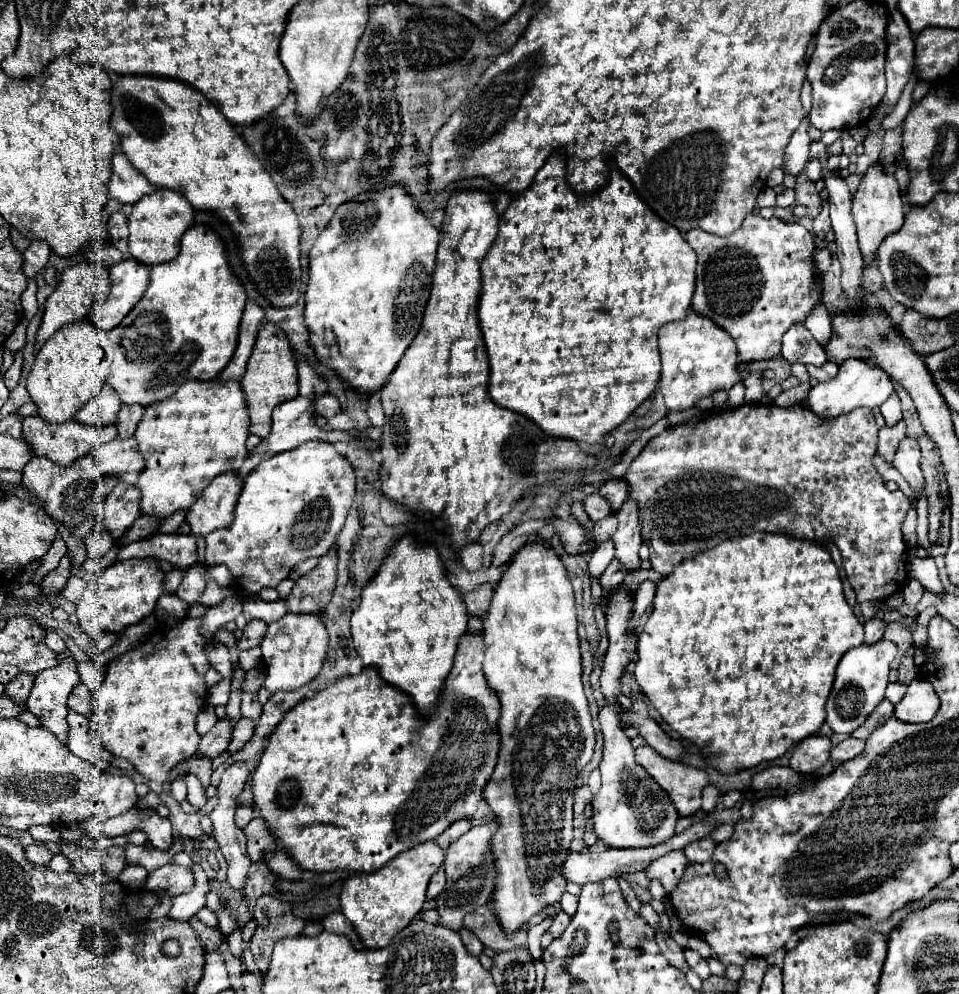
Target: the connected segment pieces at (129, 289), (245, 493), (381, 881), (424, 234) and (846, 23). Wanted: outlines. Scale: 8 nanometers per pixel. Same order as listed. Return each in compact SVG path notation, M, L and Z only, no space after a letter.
M126 259L110 267L110 295L106 303L92 309L90 321L108 333L118 327L120 321L130 313L130 309L140 301L148 287L150 267L138 263L136 259Z
M306 441L286 453L262 461L262 465L244 479L232 525L206 535L206 563L226 565L242 591L256 595L264 587L276 587L300 561L328 553L342 531L354 499L354 487L352 465L326 441Z
M426 841L400 853L394 861L388 861L382 869L374 873L364 873L350 877L342 889L340 905L346 919L354 925L362 945L366 949L386 947L396 933L400 933L418 913L426 899L426 887L436 869L444 863L444 849L434 841Z
M404 187L362 193L356 201L344 203L316 239L310 251L310 279L304 295L304 323L310 331L310 347L318 361L328 365L356 393L372 395L380 391L410 341L418 335L430 297L438 241L438 229L424 213L414 209Z
M848 3L822 21L816 35L816 49L808 63L812 83L810 123L820 131L852 129L868 123L886 93L886 25L888 13L872 3Z

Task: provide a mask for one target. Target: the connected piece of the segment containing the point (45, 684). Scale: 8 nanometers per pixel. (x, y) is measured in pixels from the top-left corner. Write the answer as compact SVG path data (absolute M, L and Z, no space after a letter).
M72 657L60 661L58 667L46 669L36 675L34 687L28 695L26 707L40 721L44 729L54 733L62 745L66 745L68 737L68 705L66 699L74 685L80 683L76 661Z

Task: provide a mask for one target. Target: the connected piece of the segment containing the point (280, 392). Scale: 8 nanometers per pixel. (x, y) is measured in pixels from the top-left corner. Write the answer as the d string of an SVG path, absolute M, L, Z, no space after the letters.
M266 323L258 331L258 339L254 345L254 351L248 359L246 373L240 381L240 387L244 391L244 399L250 413L250 433L258 437L266 437L270 433L270 415L272 409L278 403L290 401L298 395L298 369L296 369L296 357L288 343L288 337L282 329L278 329L272 323Z

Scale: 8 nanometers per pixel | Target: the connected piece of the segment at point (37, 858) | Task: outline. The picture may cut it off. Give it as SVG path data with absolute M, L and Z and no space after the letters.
M32 843L24 849L26 853L26 859L34 865L48 865L50 859L52 859L52 853L42 845L42 843Z

